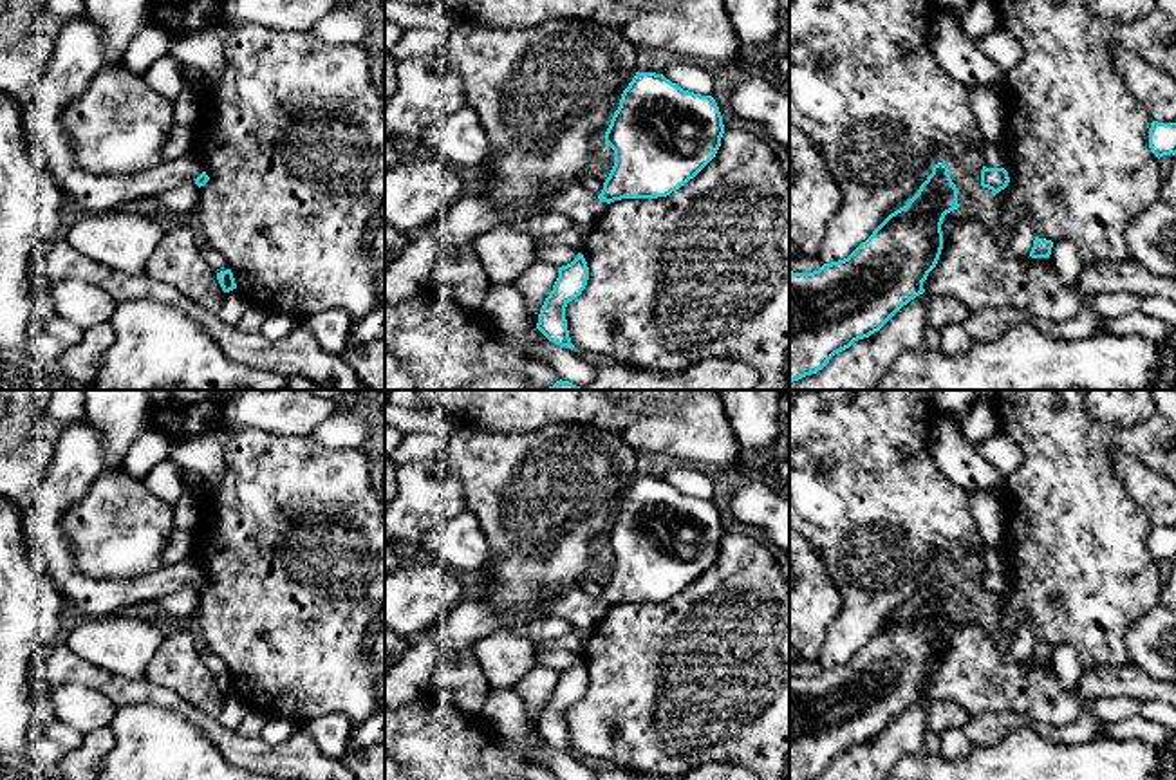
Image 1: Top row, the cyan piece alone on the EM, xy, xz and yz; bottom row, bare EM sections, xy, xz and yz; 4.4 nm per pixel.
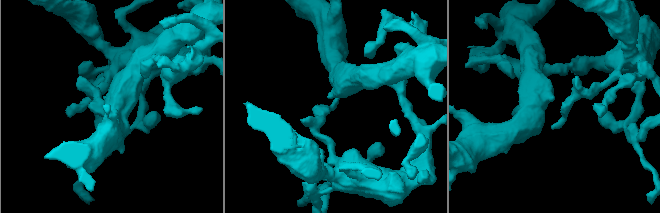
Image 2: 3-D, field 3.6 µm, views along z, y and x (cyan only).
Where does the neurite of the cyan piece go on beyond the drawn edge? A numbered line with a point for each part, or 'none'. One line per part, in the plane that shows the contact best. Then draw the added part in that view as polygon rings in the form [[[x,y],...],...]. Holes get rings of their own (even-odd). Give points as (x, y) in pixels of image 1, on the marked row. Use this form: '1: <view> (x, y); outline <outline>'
1: xy (80, 47); outline [[[85,13],[61,22],[51,65],[34,88],[20,99],[23,134],[36,162],[54,177],[79,213],[105,213],[125,208],[141,197],[159,197],[204,172],[202,164],[179,157],[155,168],[125,173],[87,173],[74,157],[72,141],[60,125],[69,103],[87,90],[105,67],[107,42],[103,27]]]

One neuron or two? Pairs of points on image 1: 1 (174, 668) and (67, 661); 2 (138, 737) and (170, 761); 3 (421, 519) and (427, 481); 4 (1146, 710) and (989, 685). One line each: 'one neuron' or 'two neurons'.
1: two neurons
2: one neuron
3: one neuron
4: two neurons

